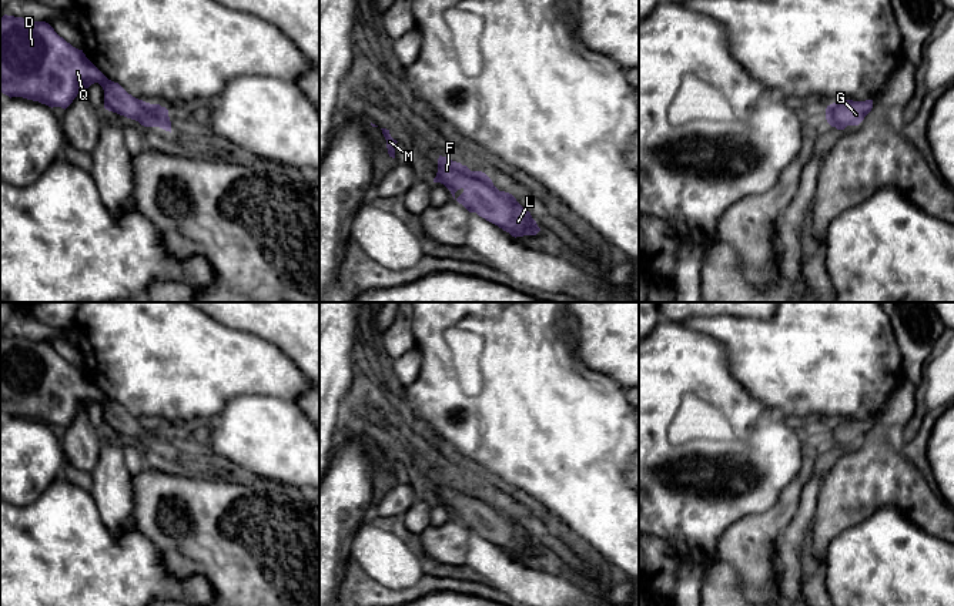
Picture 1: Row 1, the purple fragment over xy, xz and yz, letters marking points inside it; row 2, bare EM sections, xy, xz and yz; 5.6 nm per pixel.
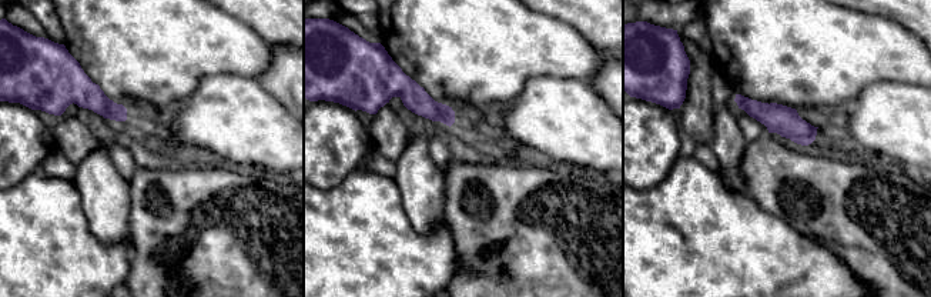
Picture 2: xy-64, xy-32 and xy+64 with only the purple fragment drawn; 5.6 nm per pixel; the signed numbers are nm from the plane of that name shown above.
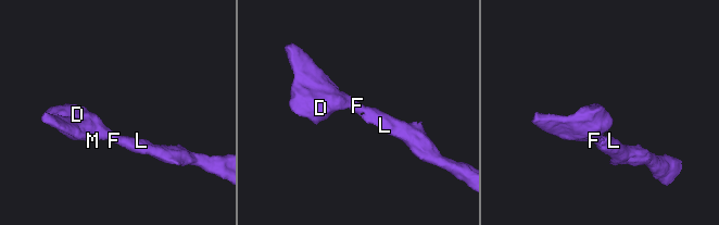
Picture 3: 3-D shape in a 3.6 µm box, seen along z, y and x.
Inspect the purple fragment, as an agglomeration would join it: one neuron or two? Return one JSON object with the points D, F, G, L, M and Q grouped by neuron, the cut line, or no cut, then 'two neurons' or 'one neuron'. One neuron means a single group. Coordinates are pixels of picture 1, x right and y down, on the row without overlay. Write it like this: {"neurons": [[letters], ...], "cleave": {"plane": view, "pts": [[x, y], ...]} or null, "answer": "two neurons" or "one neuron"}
{"neurons": [["D", "F", "G", "L", "M", "Q"]], "cleave": null, "answer": "one neuron"}

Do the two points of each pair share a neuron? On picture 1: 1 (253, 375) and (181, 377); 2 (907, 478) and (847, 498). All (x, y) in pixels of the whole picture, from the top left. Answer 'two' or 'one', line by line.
1: one
2: one

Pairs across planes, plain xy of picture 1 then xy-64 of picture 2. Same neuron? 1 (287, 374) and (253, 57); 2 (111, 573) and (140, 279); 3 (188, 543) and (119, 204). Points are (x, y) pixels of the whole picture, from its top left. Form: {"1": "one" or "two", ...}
{"1": "one", "2": "two", "3": "two"}

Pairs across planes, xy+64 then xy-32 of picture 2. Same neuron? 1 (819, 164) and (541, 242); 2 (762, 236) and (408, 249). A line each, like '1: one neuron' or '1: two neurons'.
1: one neuron
2: one neuron

